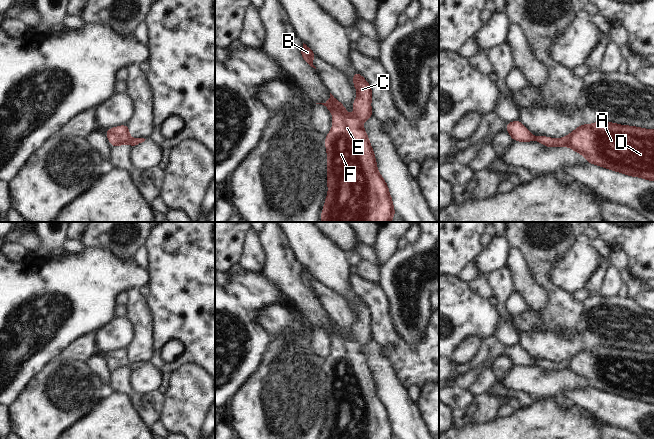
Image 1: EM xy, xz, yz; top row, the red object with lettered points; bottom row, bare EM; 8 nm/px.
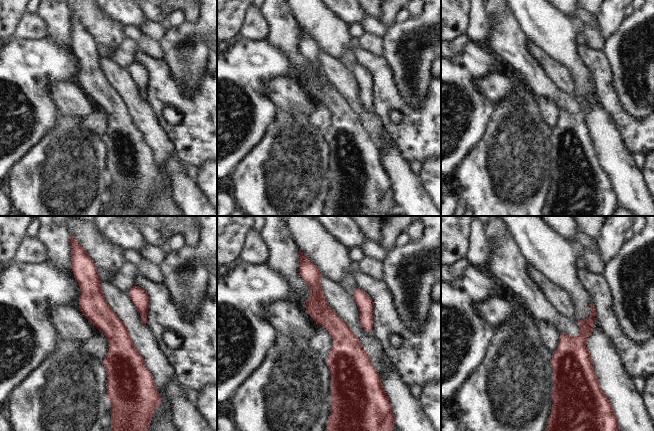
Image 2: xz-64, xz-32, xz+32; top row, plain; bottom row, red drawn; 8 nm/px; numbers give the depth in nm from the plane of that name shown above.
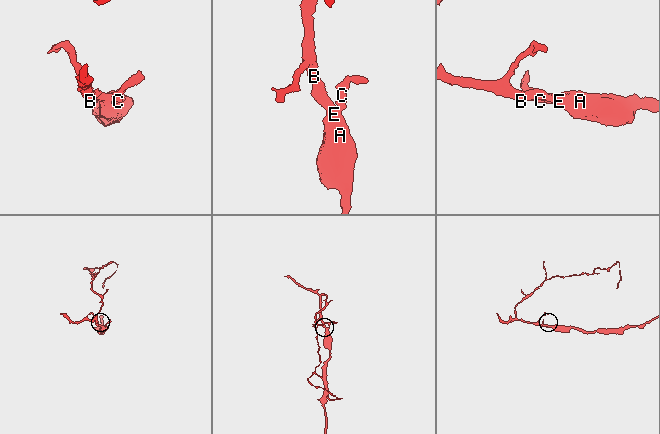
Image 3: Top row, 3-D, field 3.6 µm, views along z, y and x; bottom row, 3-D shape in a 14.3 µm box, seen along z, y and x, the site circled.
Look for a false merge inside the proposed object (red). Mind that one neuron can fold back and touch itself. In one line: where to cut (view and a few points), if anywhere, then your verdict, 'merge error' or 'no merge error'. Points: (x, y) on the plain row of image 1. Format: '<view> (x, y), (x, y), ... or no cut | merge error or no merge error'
no cut | no merge error

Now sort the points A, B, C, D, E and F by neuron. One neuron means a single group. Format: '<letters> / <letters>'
A B C D E F

